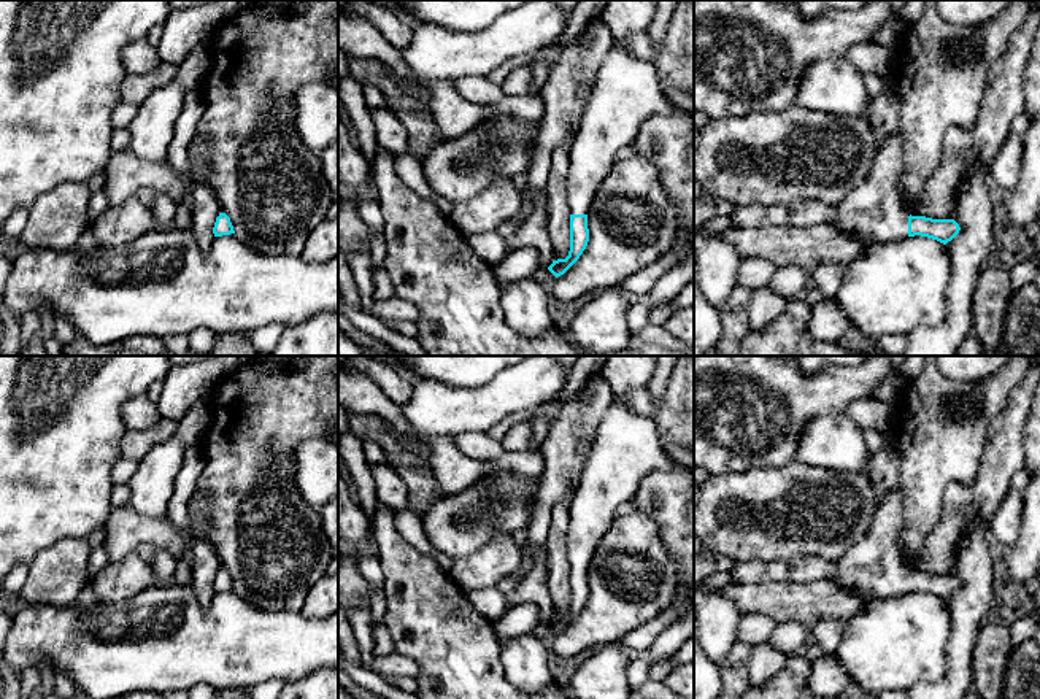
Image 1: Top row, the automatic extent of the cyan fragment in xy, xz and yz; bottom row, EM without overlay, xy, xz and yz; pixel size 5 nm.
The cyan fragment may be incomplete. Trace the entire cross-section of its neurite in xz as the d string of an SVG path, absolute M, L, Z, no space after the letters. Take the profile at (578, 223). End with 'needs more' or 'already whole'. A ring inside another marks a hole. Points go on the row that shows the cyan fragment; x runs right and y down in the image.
M610 0L600 17L611 32L613 48L600 65L580 129L570 143L570 251L565 259L553 261L548 267L556 278L564 275L587 246L587 211L616 164L616 153L634 145L645 121L676 111L654 65L635 59L626 48L635 33L648 32L657 2Z; needs more

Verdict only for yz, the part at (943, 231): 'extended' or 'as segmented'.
extended

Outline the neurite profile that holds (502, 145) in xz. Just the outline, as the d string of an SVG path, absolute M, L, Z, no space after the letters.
M486 114L470 132L440 143L424 160L429 187L449 202L468 202L492 180L529 173L540 122Z

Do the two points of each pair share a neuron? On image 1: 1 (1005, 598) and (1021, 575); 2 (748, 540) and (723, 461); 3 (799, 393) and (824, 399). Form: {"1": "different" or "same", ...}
{"1": "different", "2": "different", "3": "same"}

